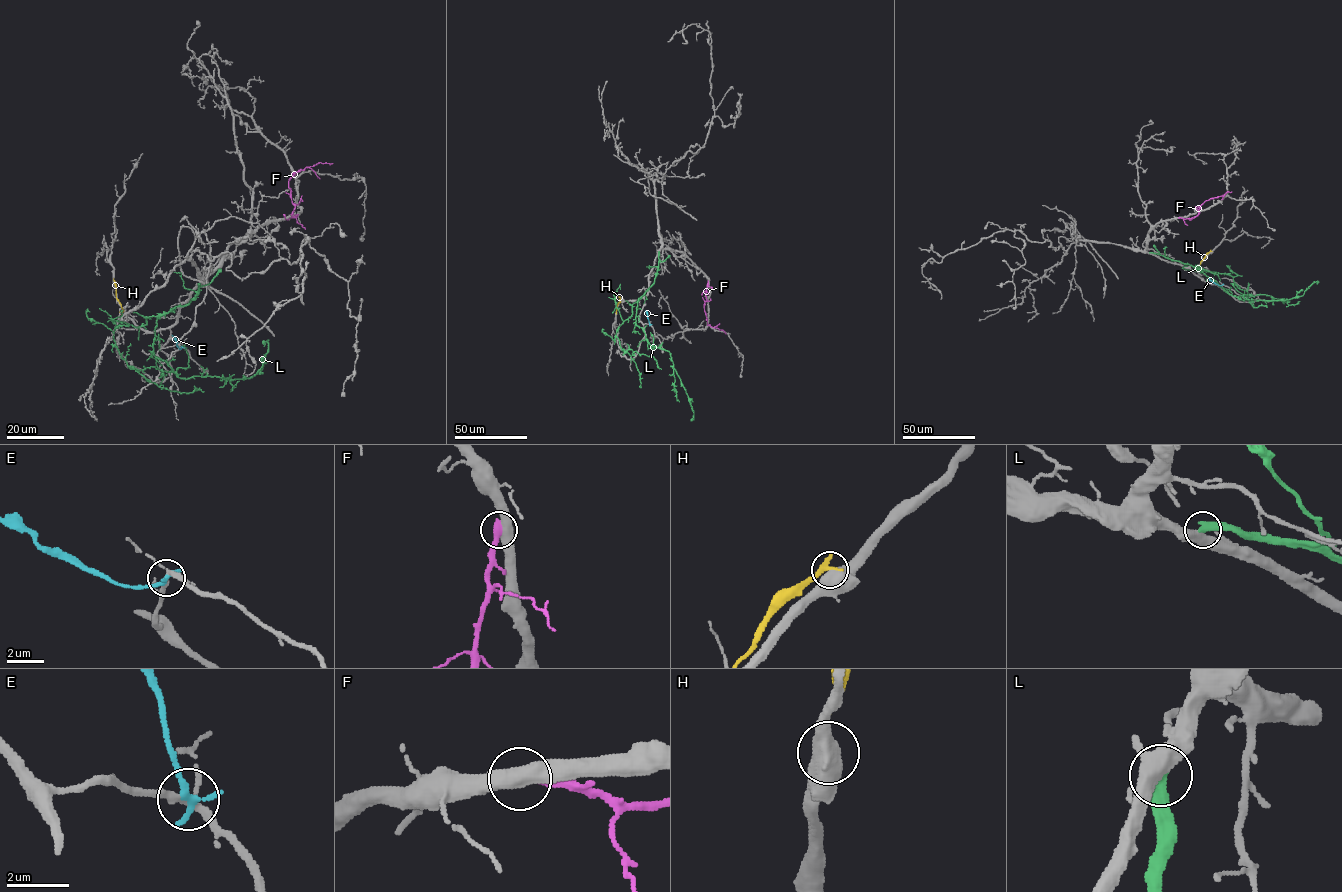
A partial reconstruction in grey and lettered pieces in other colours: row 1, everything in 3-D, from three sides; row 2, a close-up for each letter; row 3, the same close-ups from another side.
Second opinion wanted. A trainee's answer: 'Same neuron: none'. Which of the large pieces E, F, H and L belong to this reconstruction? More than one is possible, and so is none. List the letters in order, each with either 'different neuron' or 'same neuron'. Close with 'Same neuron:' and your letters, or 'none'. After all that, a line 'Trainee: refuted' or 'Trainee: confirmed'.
E: different neuron
F: different neuron
H: different neuron
L: different neuron
Same neuron: none
Trainee: confirmed

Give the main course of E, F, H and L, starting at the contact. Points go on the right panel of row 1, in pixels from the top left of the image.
E: (1222, 284), (1209, 278)
F: (1179, 218), (1193, 218), (1206, 201), (1231, 191)
H: (1210, 251), (1194, 267)
L: (1150, 252), (1195, 267), (1227, 292), (1241, 300), (1290, 299), (1301, 296), (1314, 282), (1317, 284)

